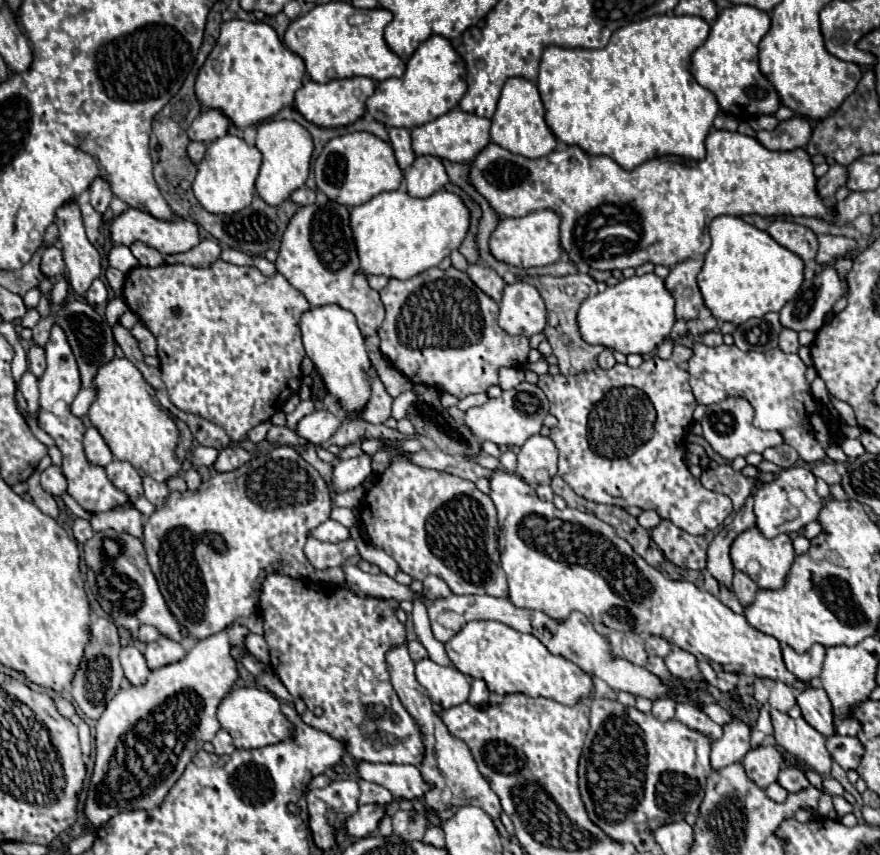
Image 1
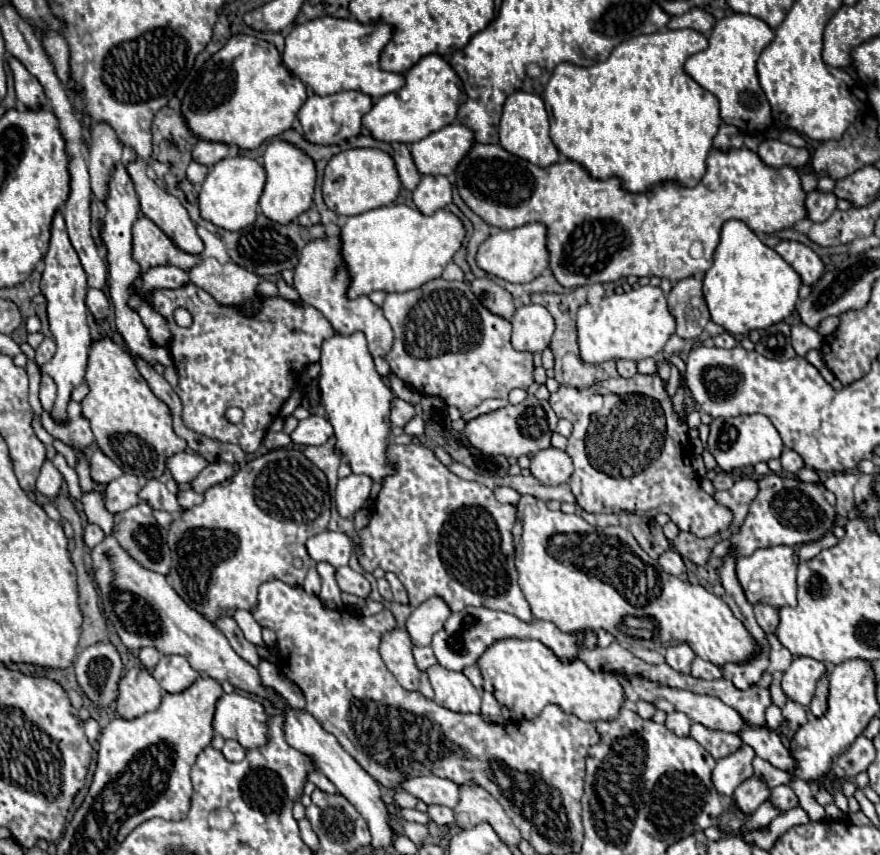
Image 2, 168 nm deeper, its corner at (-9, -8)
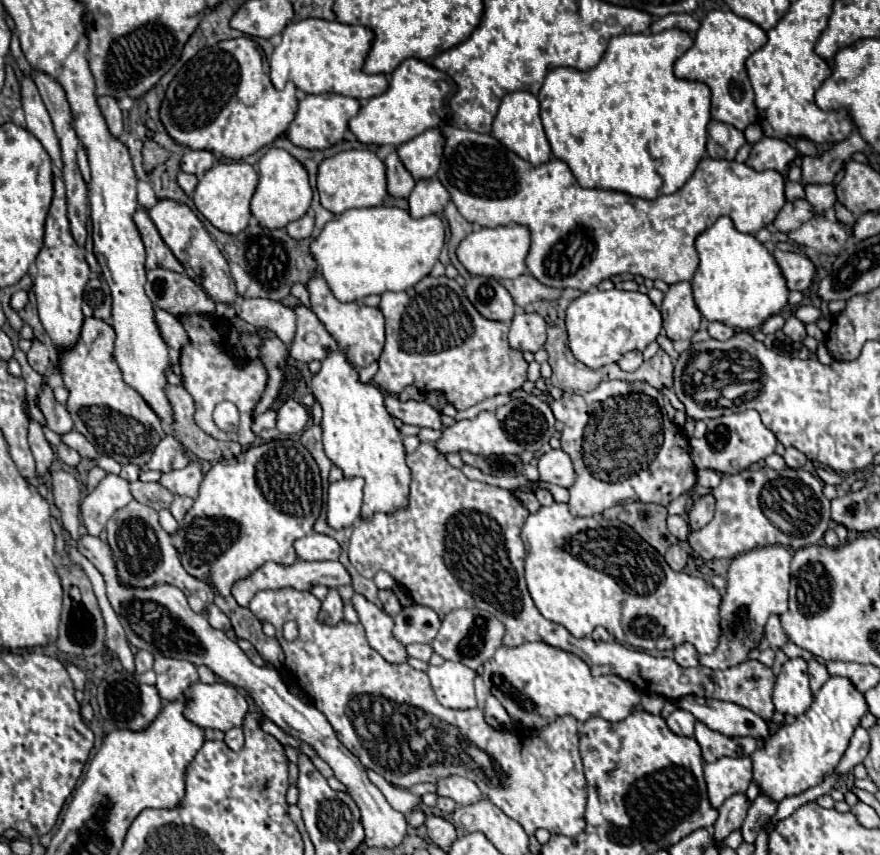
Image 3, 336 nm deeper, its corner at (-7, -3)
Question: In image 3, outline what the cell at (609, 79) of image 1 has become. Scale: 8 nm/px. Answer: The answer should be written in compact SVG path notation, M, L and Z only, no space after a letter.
M667 29L661 33L637 33L637 35L617 35L609 41L607 51L601 59L601 63L589 71L577 71L571 67L559 67L549 71L549 75L543 81L543 87L537 95L539 105L541 105L541 121L545 127L545 135L549 139L551 151L557 159L565 161L571 169L571 173L575 175L577 183L581 187L589 187L589 189L609 189L609 191L621 191L627 193L631 197L641 197L641 199L657 199L659 195L669 195L677 189L681 189L687 181L689 175L693 175L697 163L703 159L705 155L705 141L707 141L707 123L711 119L709 109L711 109L711 91L705 83L699 81L687 81L687 79L677 79L673 73L673 63L693 45L693 39L681 31L681 29Z

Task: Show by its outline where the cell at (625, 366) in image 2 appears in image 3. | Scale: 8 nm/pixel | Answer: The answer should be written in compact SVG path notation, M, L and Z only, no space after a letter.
M629 351L629 353L625 353L625 355L621 357L619 367L621 367L623 371L635 371L641 363L643 363L643 355L641 355L641 351Z

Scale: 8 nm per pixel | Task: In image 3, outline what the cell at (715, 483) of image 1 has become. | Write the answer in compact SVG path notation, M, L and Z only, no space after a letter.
M703 495L695 501L693 509L689 509L689 527L691 529L701 529L705 527L705 523L709 523L709 519L713 519L713 497L711 495Z

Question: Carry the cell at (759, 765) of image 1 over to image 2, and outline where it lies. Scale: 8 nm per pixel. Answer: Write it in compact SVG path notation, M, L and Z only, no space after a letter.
M751 776L751 780L745 780L733 794L739 810L743 810L745 814L753 814L769 796L771 788L761 776Z

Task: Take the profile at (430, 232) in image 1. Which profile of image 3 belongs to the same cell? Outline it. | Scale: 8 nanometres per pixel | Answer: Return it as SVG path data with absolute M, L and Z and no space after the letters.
M371 207L371 209L349 209L329 221L317 239L309 245L309 255L315 259L319 273L327 281L329 289L339 301L361 301L367 295L381 295L385 291L407 291L419 283L439 259L443 249L445 229L437 215L413 219L399 207Z

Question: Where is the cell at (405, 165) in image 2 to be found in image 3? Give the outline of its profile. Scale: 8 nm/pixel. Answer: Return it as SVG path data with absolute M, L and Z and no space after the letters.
M395 151L389 153L389 157L385 159L385 167L387 167L387 193L391 197L409 197L409 193L415 187L415 179L403 167Z

